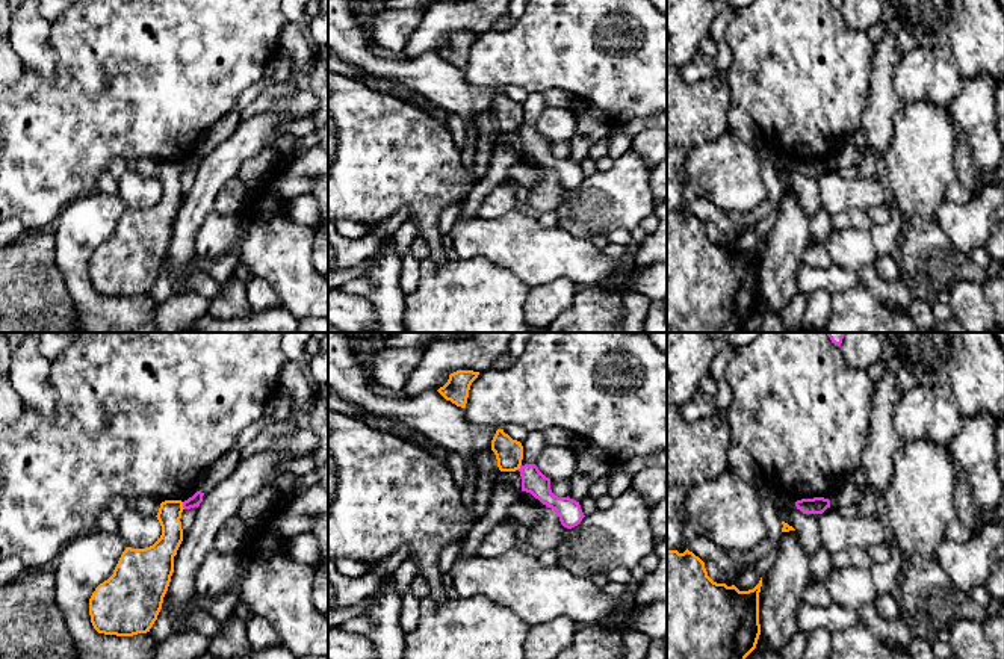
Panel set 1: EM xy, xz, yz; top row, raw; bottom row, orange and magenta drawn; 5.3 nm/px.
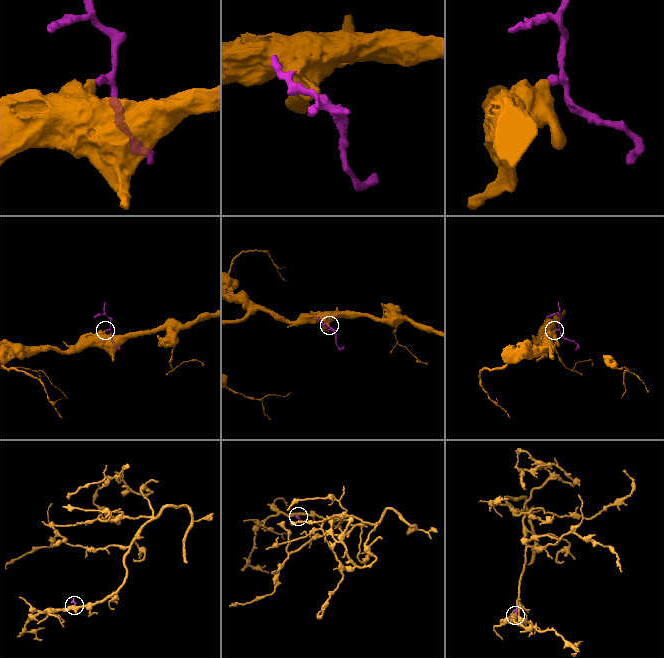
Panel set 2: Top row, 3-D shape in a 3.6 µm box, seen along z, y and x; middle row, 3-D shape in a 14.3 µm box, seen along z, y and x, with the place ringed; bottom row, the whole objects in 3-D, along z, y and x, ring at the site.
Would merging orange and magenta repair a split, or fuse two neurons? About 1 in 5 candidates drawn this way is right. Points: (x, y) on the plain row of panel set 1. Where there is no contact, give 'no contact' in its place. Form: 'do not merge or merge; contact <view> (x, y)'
do not merge; contact xy (182, 167)

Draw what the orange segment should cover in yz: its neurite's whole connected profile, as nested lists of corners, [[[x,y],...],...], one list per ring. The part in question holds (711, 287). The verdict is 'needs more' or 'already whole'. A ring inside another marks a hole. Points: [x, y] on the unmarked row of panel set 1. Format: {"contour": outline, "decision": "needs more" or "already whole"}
{"contour": [[[667,212],[667,333],[742,333],[761,296],[761,248],[762,239],[748,252],[717,245],[693,213]]], "decision": "already whole"}

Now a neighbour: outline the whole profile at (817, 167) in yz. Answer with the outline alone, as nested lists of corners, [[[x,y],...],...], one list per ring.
[[[824,159],[801,160],[795,163],[797,171],[803,175],[823,175],[830,169],[830,162]]]

